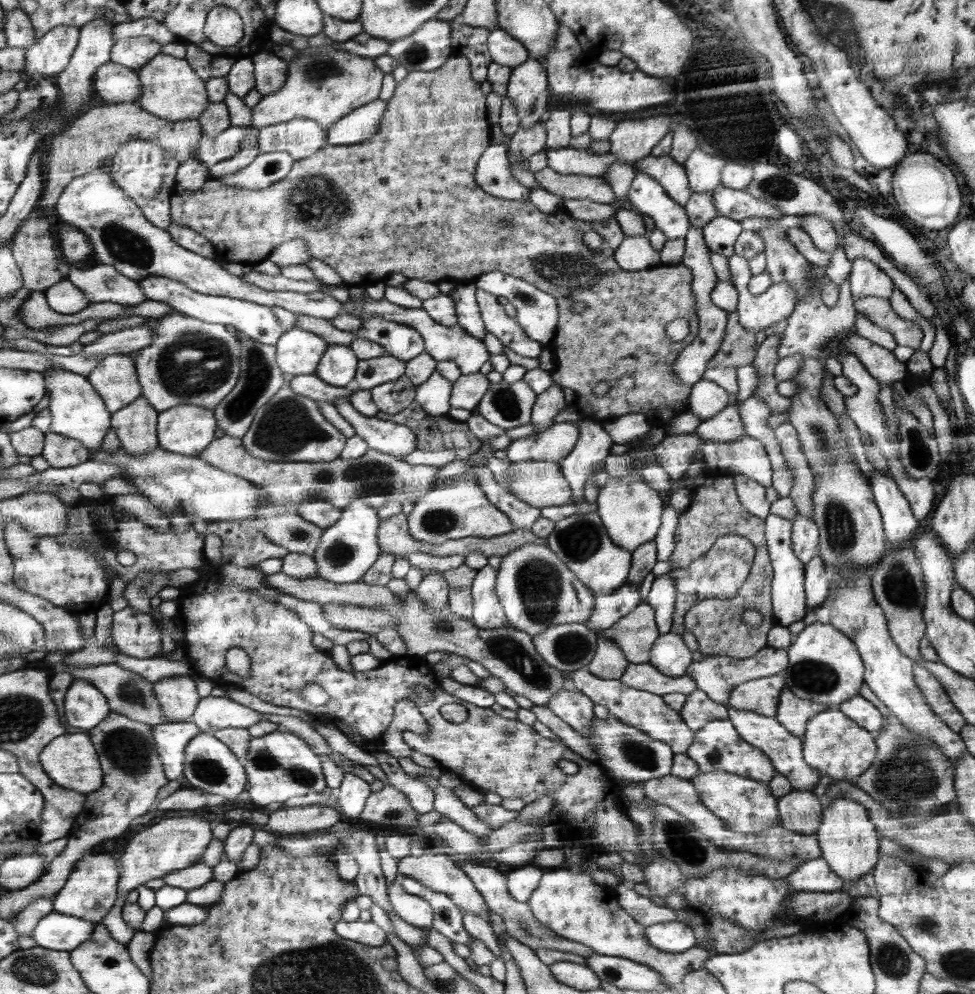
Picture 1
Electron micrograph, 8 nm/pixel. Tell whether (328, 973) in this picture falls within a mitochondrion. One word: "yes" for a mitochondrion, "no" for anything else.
yes

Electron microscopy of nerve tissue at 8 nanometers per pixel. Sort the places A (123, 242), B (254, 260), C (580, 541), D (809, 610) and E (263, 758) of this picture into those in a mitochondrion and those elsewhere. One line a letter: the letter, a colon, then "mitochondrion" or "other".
A: mitochondrion
B: other
C: mitochondrion
D: other
E: mitochondrion

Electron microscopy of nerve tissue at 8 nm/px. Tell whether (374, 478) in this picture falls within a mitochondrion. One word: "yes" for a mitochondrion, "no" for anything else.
yes

